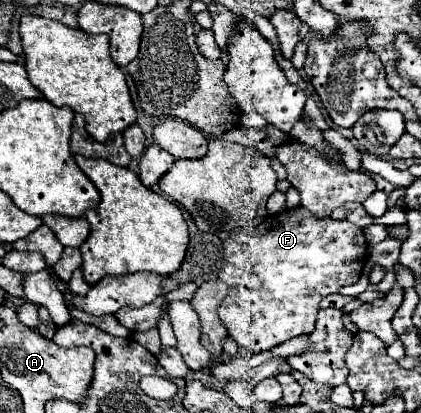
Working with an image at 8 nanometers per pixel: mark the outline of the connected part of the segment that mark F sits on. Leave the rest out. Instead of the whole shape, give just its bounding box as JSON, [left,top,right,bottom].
[219,207,367,353]

